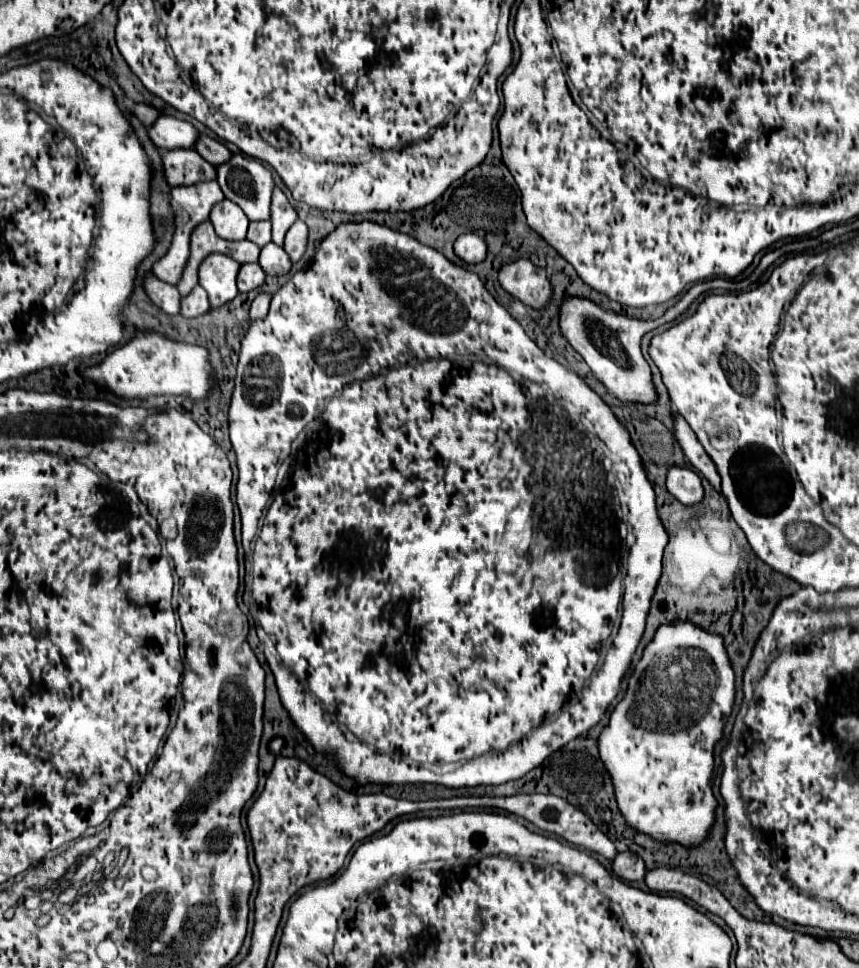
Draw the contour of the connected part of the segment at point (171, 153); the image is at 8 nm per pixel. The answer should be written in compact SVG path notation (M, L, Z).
M193 148L163 150L161 160L165 180L171 188L215 180L215 166L207 164L207 160L203 160Z

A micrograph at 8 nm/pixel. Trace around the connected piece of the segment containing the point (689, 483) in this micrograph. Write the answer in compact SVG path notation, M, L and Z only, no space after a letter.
M671 466L667 472L667 490L685 506L695 504L703 498L701 478L689 468Z

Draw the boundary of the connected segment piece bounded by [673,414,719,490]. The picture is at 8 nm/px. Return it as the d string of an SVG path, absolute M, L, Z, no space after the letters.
M673 414L673 430L675 430L675 438L683 448L685 458L699 470L703 472L703 476L719 490L719 474L715 472L715 464L709 460L707 452L703 450L703 446L699 444L695 432L691 430L691 426L687 424L687 420L679 414Z

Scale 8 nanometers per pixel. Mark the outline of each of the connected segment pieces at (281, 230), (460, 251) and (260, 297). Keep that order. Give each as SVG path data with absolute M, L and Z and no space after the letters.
M275 188L273 200L271 200L271 224L273 224L273 242L277 246L283 246L285 232L291 228L295 220L297 220L297 214L289 204L287 196L279 188Z
M469 232L467 234L463 234L463 236L459 236L457 240L455 240L455 254L463 260L463 262L469 262L469 264L477 264L477 262L481 262L481 260L485 260L485 242L483 239L477 234L473 234L473 232Z
M267 292L257 294L257 298L255 298L253 304L251 304L251 320L263 318L263 316L267 314L267 310L269 310L269 300L271 300L271 296L269 296Z

